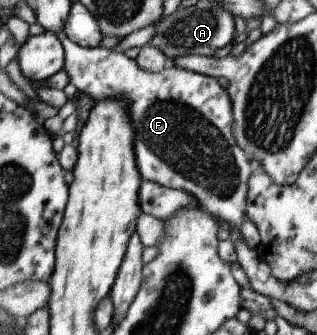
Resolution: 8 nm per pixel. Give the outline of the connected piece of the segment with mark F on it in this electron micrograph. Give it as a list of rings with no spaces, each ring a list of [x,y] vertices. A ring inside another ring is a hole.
[[[59,30],[53,32],[61,44],[64,53],[63,71],[69,83],[83,94],[87,94],[94,102],[101,100],[119,100],[127,110],[127,118],[133,128],[133,156],[139,177],[143,180],[159,184],[164,188],[187,192],[195,198],[197,206],[216,220],[223,220],[231,228],[239,231],[245,215],[247,180],[251,176],[253,165],[245,158],[243,150],[235,144],[231,134],[231,102],[225,92],[217,84],[217,80],[197,72],[176,68],[172,63],[160,72],[146,72],[136,66],[133,59],[122,52],[108,50],[103,47],[83,48],[67,39]]]

